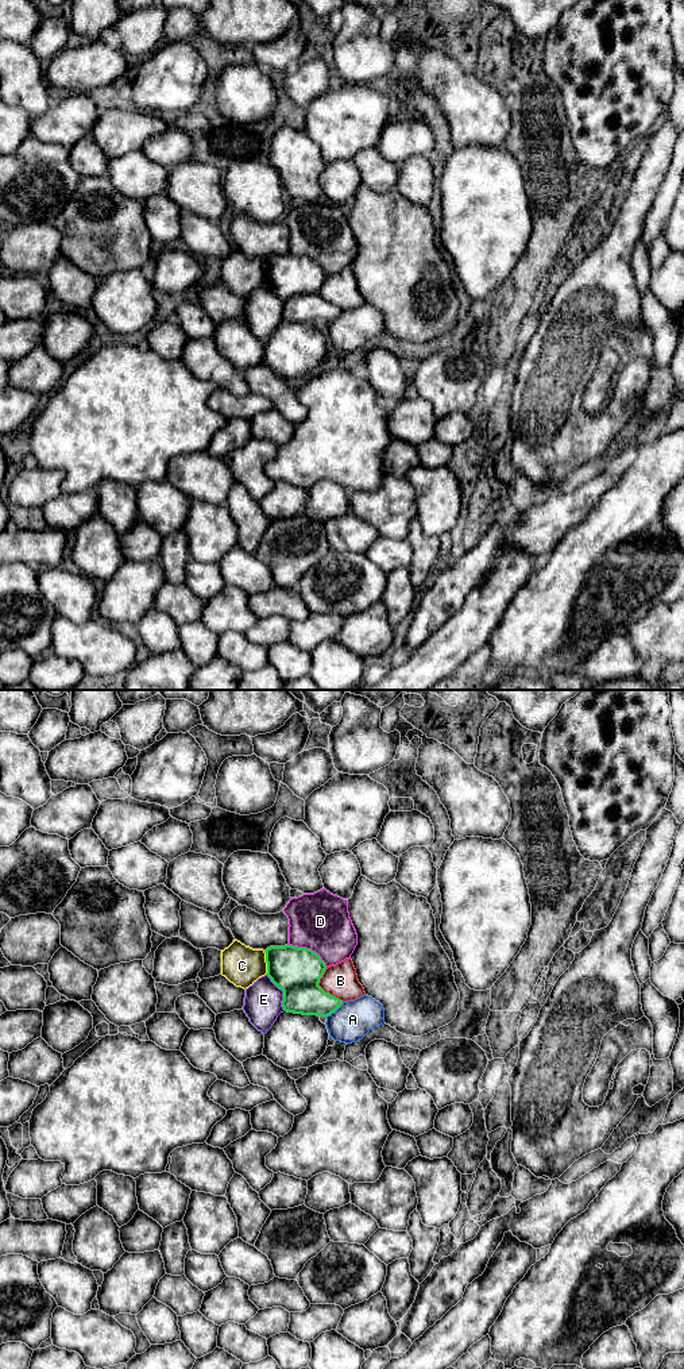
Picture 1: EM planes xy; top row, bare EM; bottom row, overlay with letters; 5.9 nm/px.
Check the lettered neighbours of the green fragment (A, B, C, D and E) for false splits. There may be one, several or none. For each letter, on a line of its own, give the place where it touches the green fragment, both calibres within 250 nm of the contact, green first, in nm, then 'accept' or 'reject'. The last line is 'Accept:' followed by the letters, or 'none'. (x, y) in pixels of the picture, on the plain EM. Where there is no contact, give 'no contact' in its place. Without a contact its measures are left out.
A: meets green in xy at (333, 320); 220 nm thick on the green side, 220 nm on the other; reject
B: meets green in xy at (321, 297); 280 nm thick on the green side, 200 nm on the other; reject
C: meets green in xy at (266, 270); 280 nm thick on the green side, 240 nm on the other; reject
D: meets green in xy at (309, 258); 280 nm thick on the green side, 340 nm on the other; reject
E: meets green in xy at (283, 301); 280 nm thick on the green side, 220 nm on the other; reject
Accept: none

